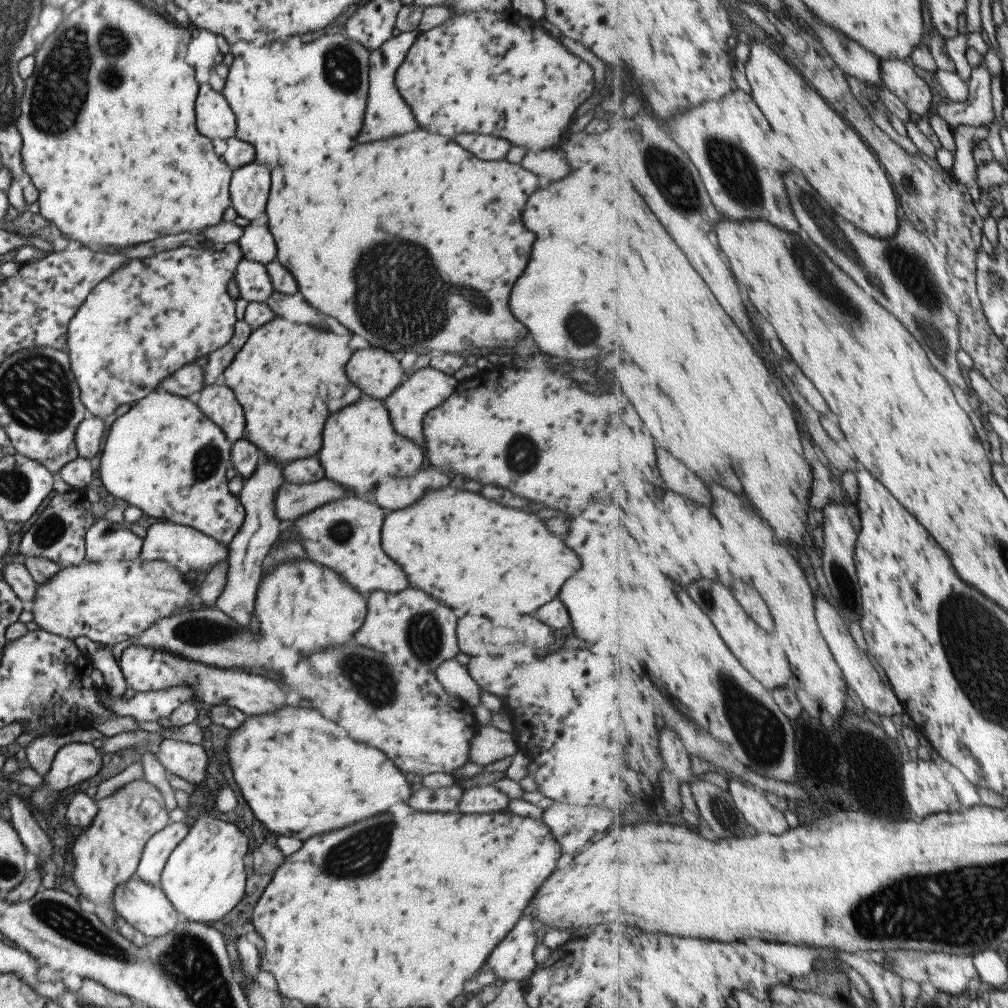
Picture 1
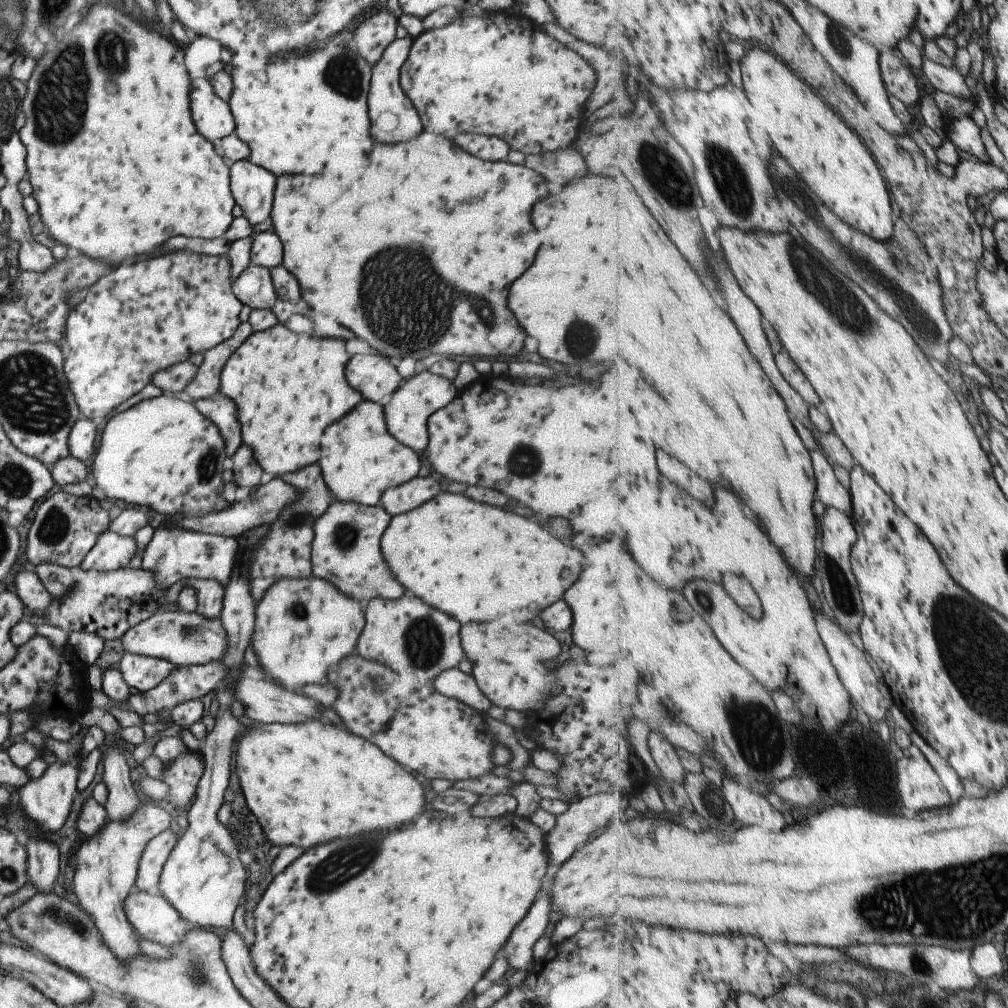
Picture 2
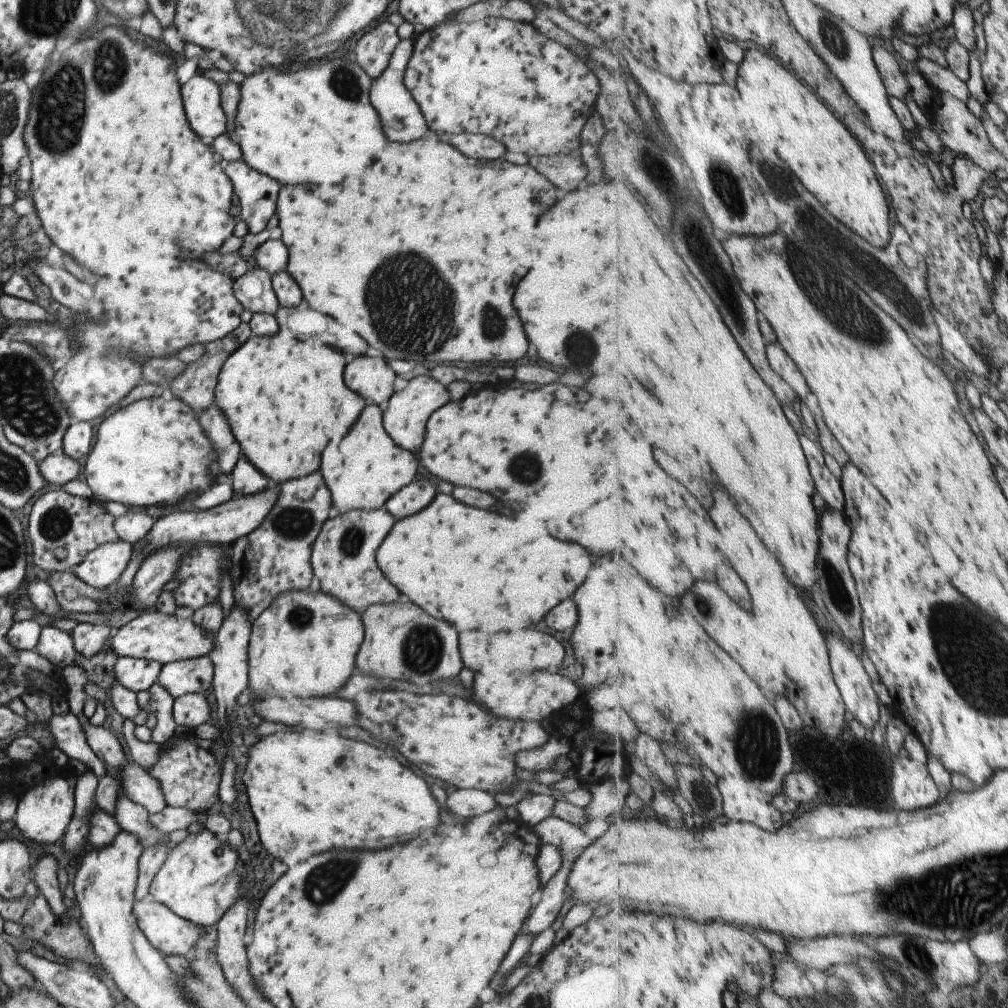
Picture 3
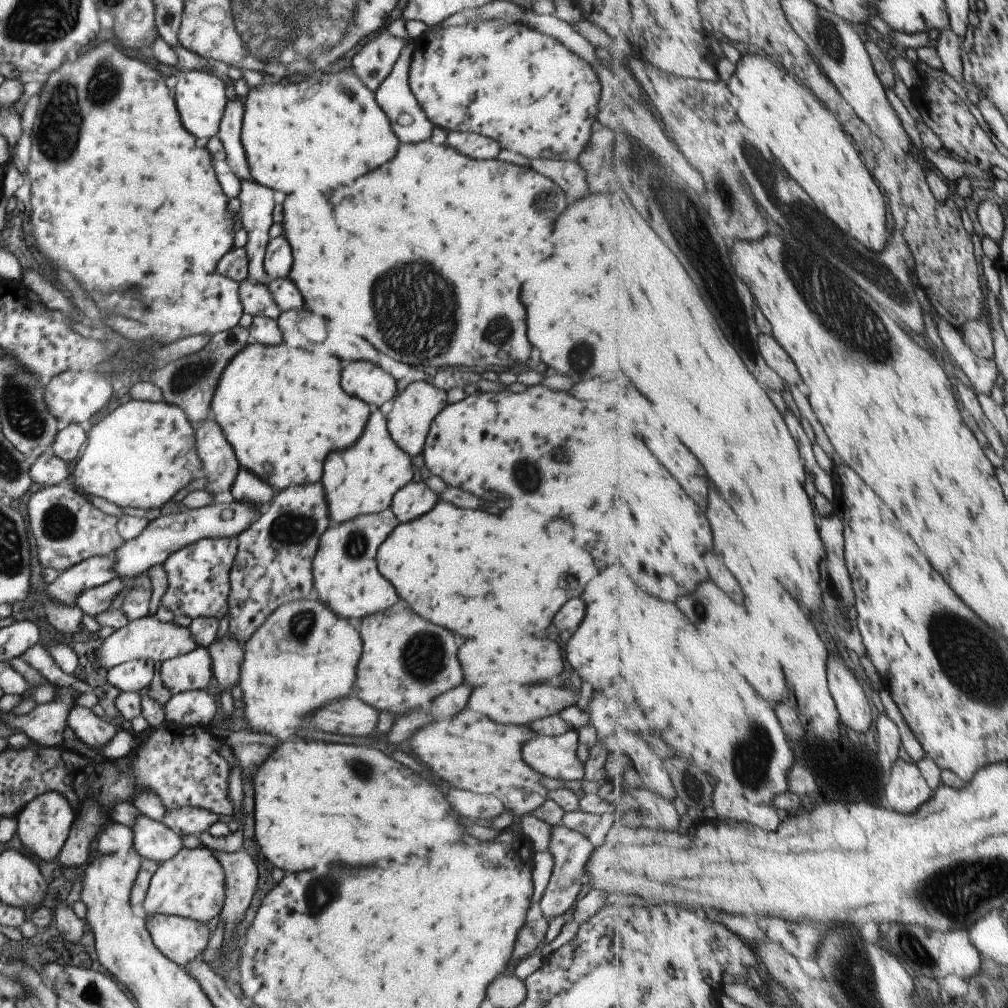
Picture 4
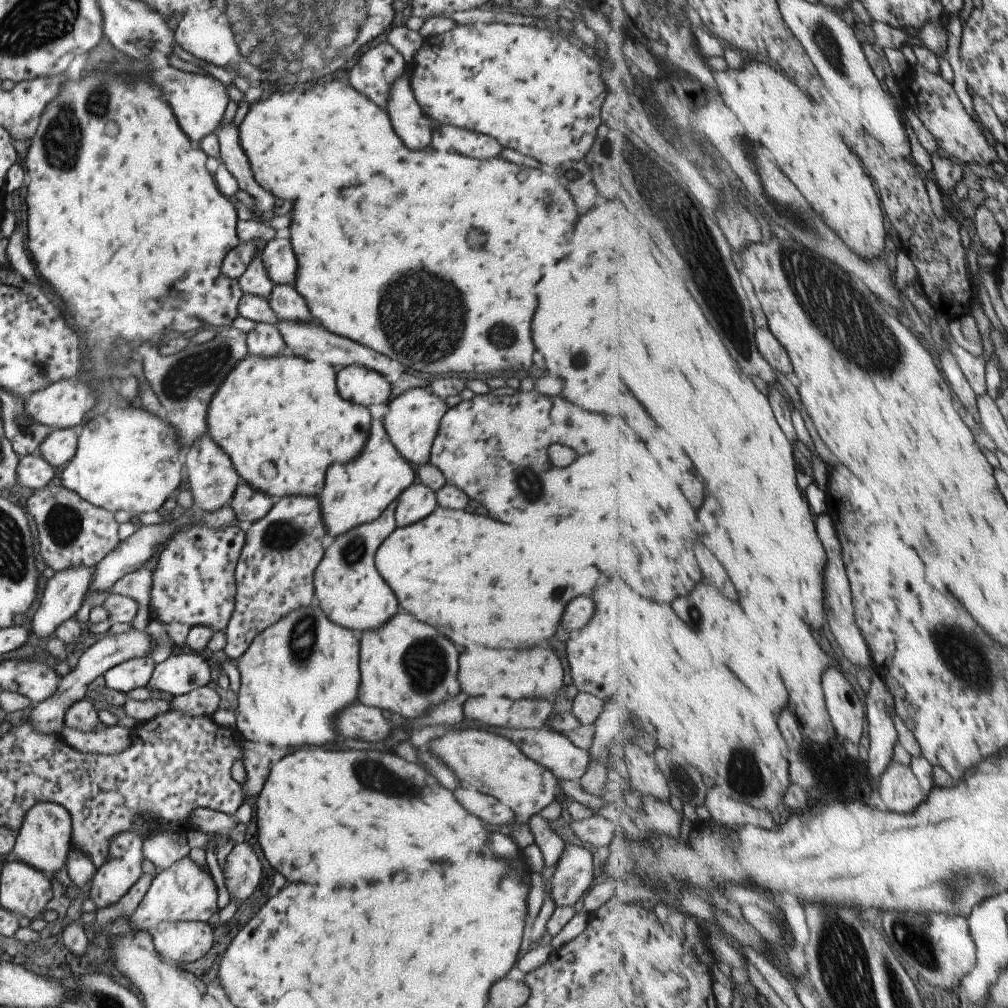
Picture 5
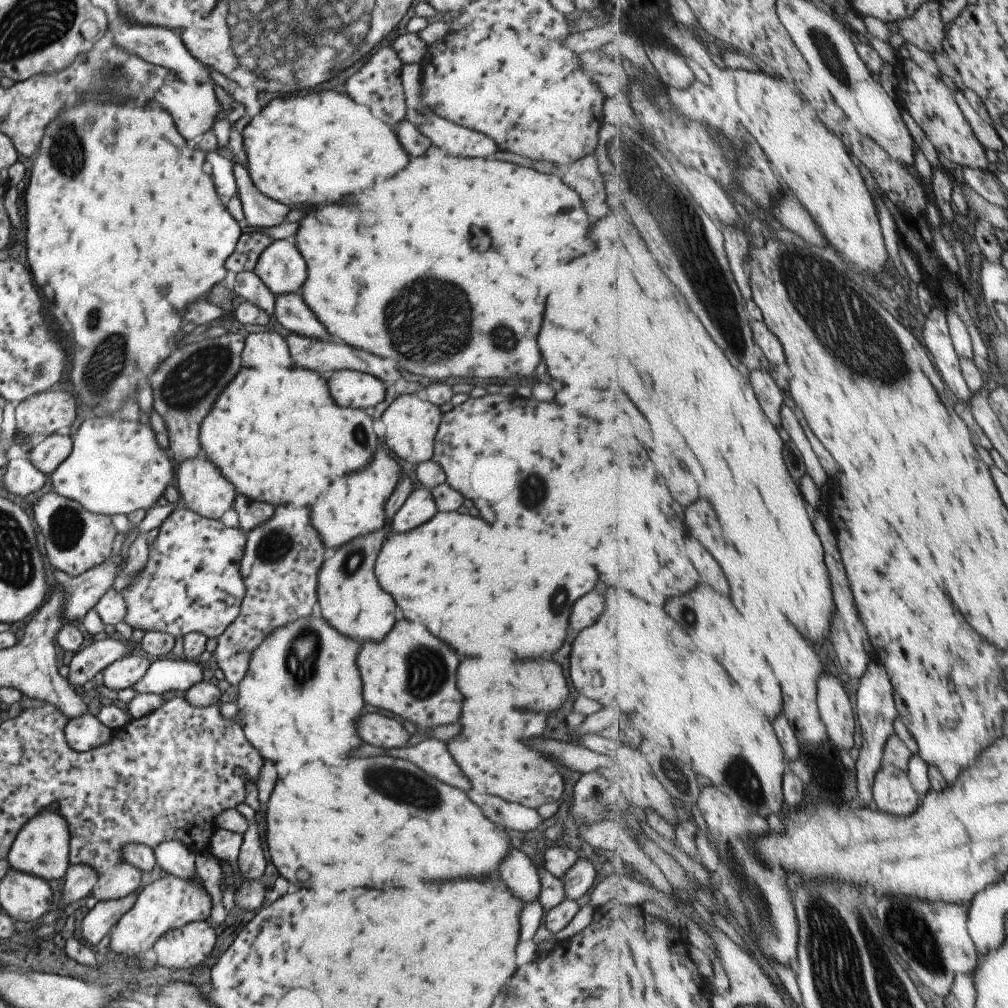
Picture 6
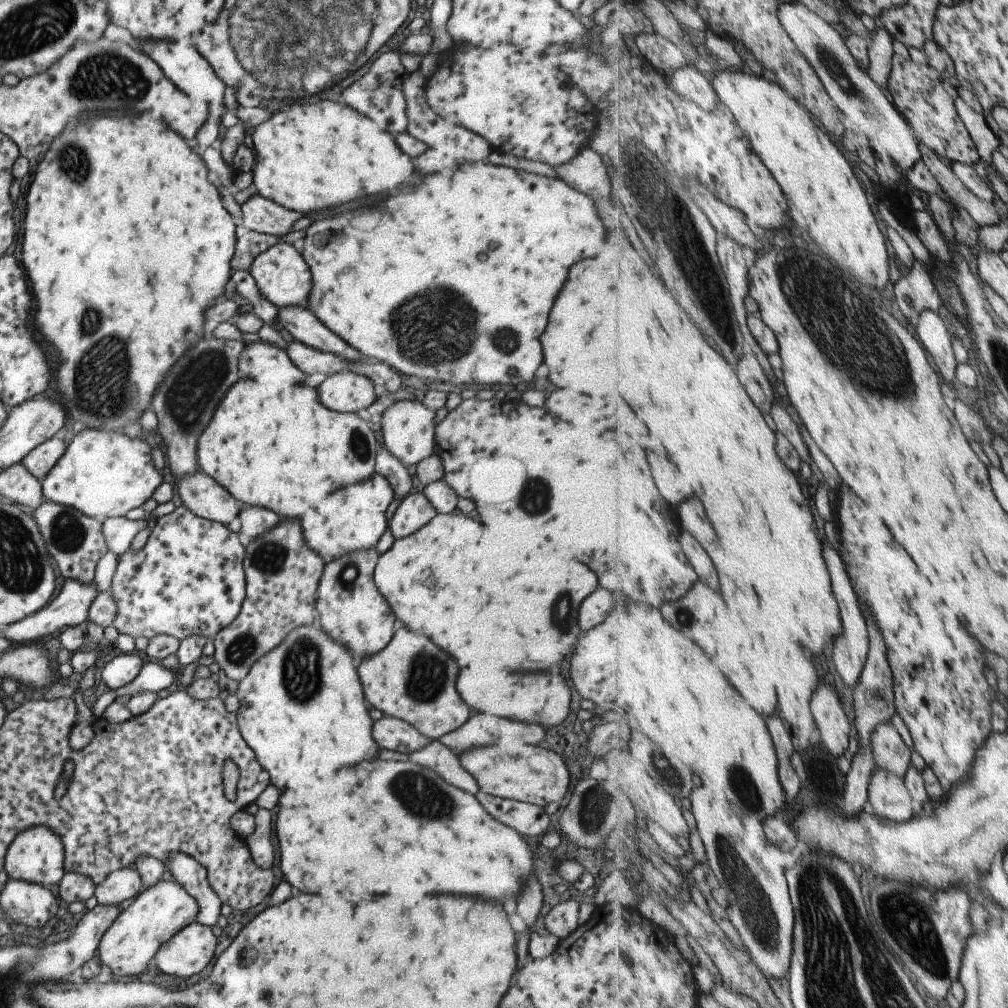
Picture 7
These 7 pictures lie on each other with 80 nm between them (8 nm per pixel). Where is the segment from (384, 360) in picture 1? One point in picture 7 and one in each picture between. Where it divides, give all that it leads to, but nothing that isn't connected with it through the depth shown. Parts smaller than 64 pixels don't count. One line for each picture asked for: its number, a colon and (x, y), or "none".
2: (372, 375)
3: (372, 379)
4: (365, 380)
5: (357, 384)
6: (355, 389)
7: (346, 391)

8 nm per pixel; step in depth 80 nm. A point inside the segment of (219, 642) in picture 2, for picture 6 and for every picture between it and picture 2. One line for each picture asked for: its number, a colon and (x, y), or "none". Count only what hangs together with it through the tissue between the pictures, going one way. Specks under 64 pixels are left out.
3: (155, 636)
4: (148, 638)
5: (107, 651)
6: (102, 651)

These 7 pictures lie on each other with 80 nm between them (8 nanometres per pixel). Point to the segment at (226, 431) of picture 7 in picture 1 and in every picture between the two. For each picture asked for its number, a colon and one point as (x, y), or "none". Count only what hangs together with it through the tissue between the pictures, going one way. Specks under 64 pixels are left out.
1: (285, 373)
2: (261, 377)
3: (267, 387)
4: (276, 405)
5: (281, 410)
6: (274, 432)

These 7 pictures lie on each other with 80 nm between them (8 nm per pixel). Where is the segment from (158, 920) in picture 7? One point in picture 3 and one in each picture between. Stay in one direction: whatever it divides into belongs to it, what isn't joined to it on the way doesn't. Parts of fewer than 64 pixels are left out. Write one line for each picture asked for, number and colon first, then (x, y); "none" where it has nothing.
3: (198, 881)
4: (190, 884)
5: (184, 891)
6: (169, 902)

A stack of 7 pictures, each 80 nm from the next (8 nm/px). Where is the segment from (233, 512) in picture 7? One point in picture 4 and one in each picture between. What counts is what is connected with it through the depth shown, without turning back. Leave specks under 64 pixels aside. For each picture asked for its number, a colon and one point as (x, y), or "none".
4: (219, 464)
5: (212, 480)
6: (204, 490)

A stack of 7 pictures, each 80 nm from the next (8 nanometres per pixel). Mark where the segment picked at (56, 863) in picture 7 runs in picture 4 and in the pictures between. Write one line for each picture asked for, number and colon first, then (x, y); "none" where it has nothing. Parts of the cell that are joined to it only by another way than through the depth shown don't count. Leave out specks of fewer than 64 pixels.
4: (42, 824)
5: (45, 834)
6: (40, 848)

